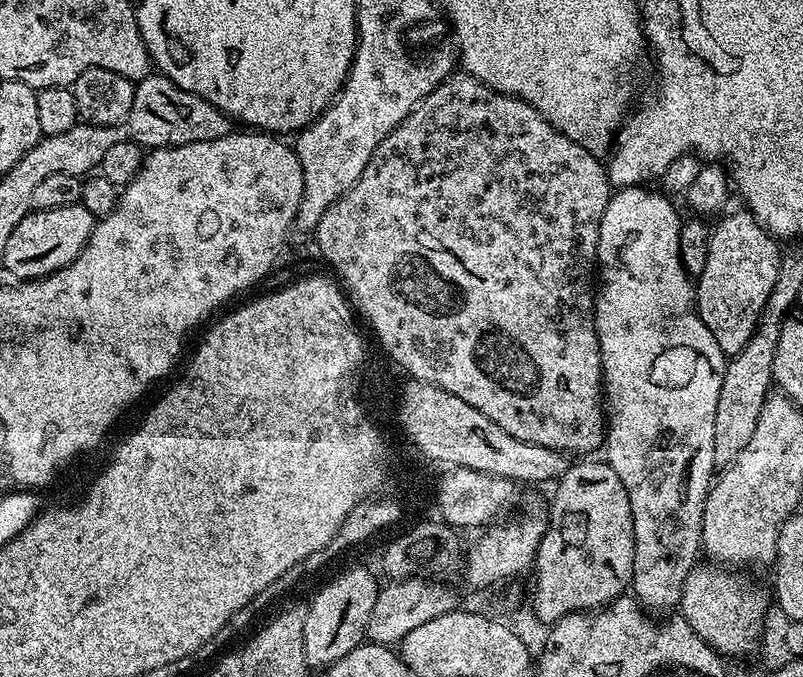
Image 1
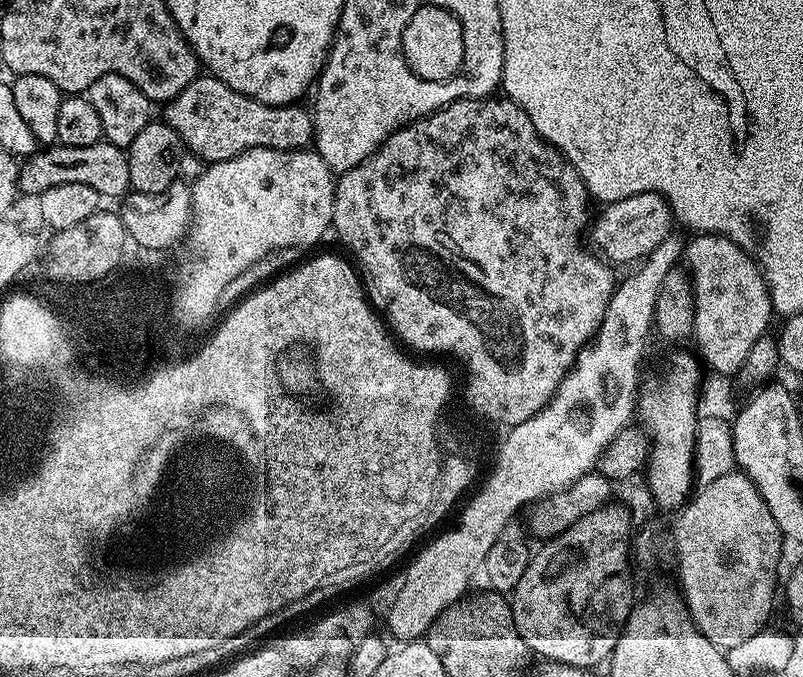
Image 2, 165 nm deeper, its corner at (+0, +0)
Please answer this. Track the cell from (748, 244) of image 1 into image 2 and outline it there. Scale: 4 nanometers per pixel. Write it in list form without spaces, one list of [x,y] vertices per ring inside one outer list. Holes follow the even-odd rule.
[[[696,234],[691,238],[693,240],[689,242],[684,256],[688,259],[687,271],[694,274],[696,290],[694,344],[700,347],[699,359],[707,367],[709,364],[708,368],[713,373],[732,378],[737,375],[740,367],[746,362],[750,348],[769,331],[768,323],[771,322],[772,316],[774,317],[774,309],[768,293],[768,283],[765,282],[764,273],[760,271],[760,266],[755,259],[743,252],[733,240],[715,234]]]

